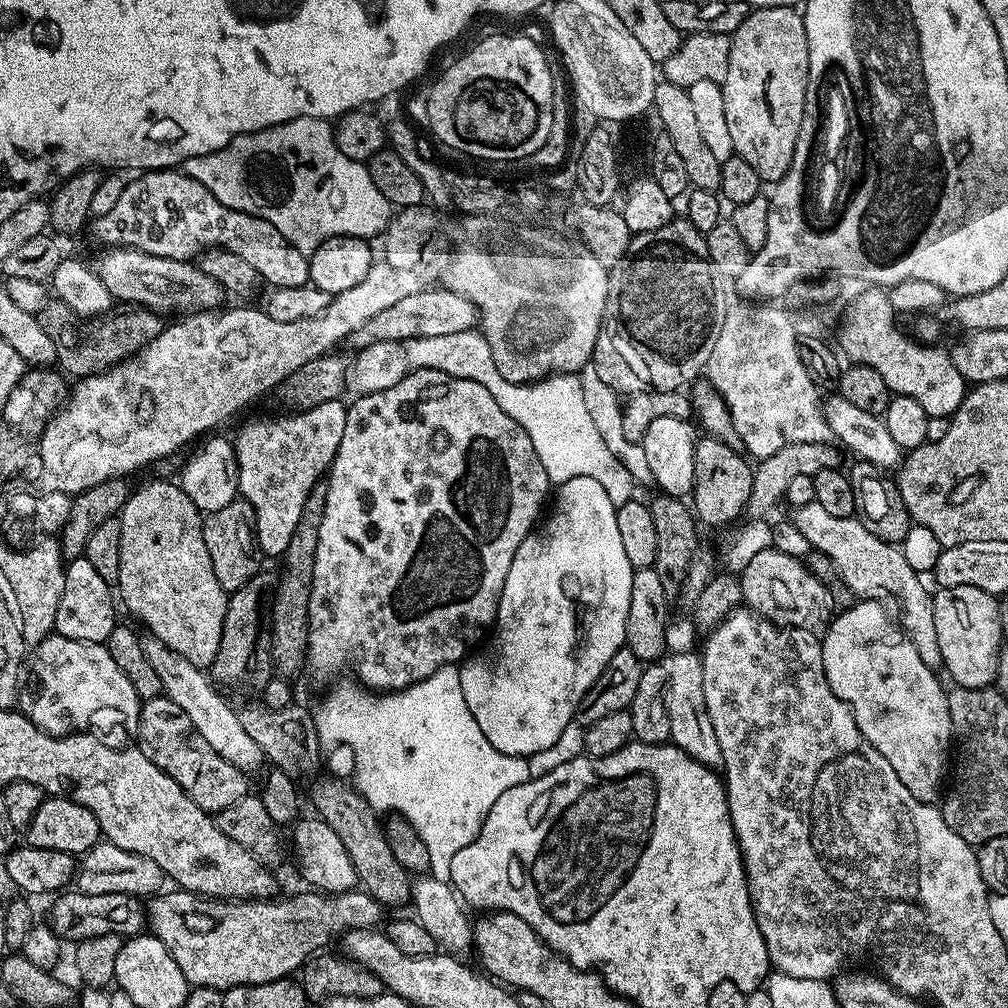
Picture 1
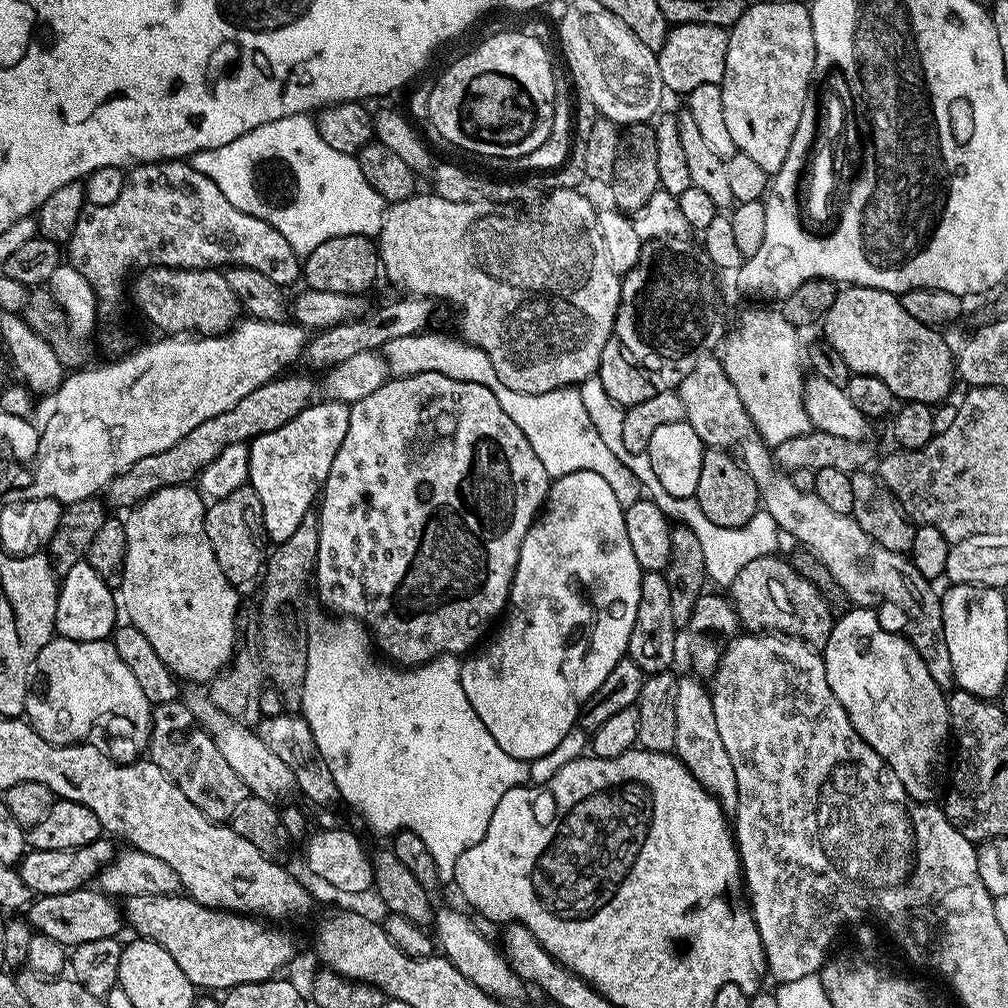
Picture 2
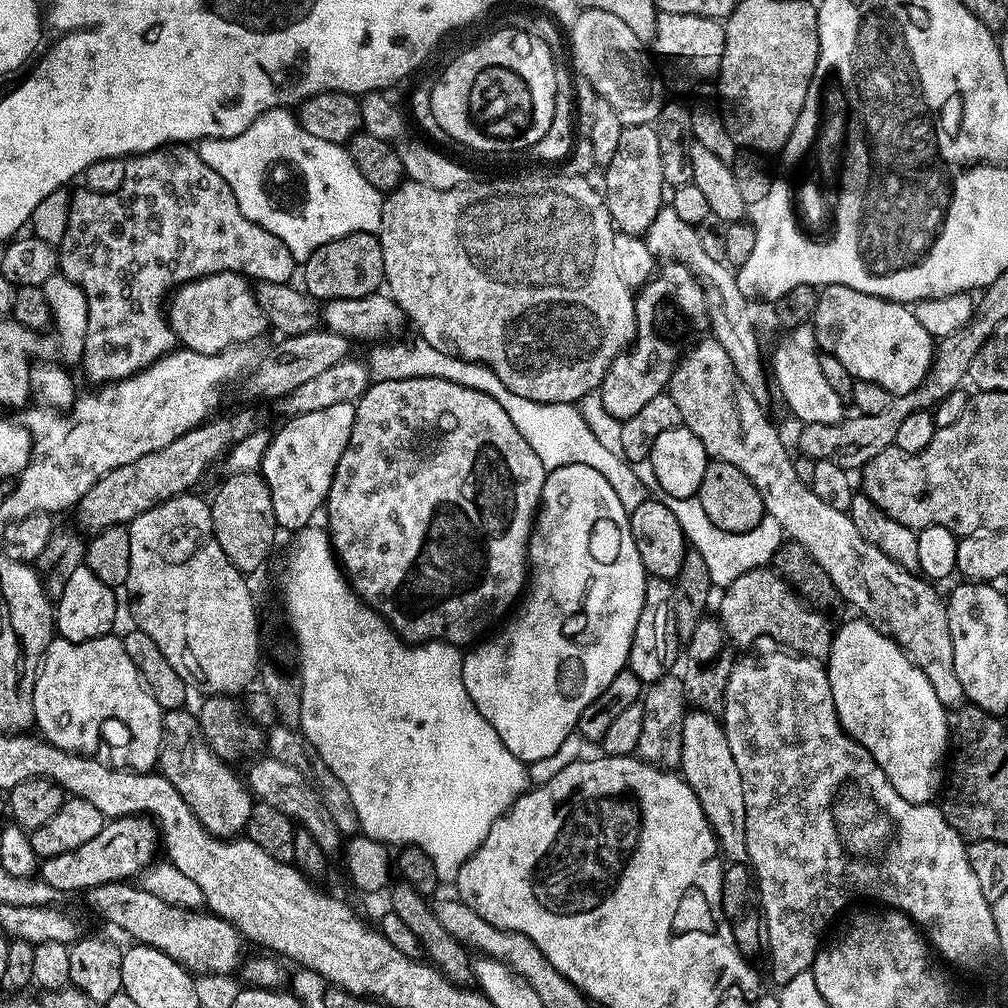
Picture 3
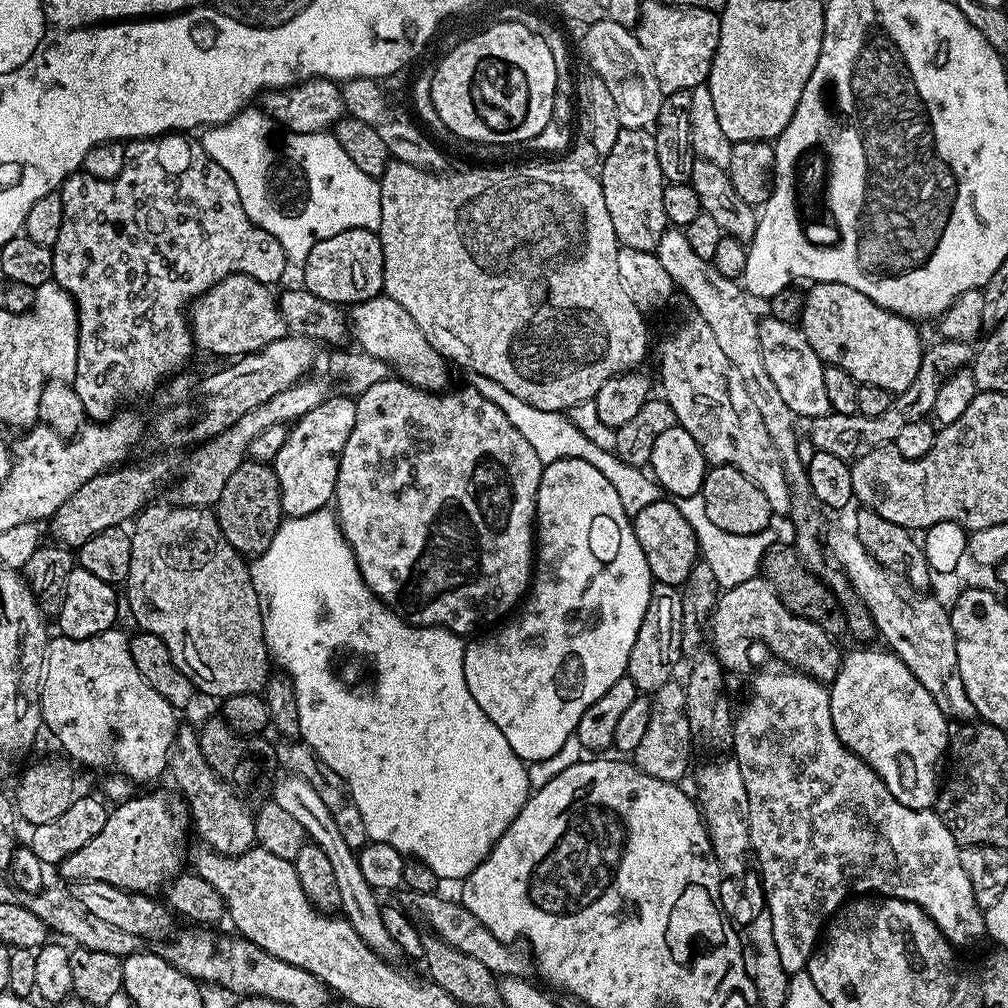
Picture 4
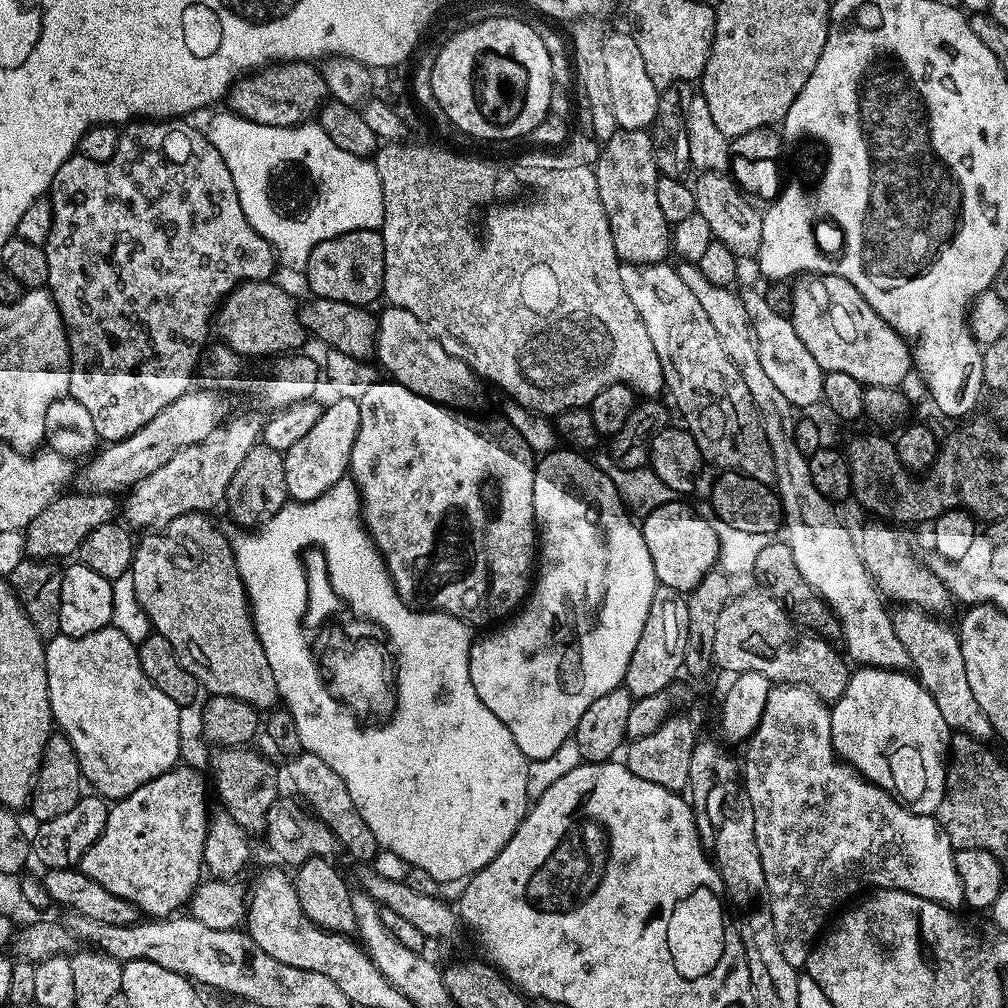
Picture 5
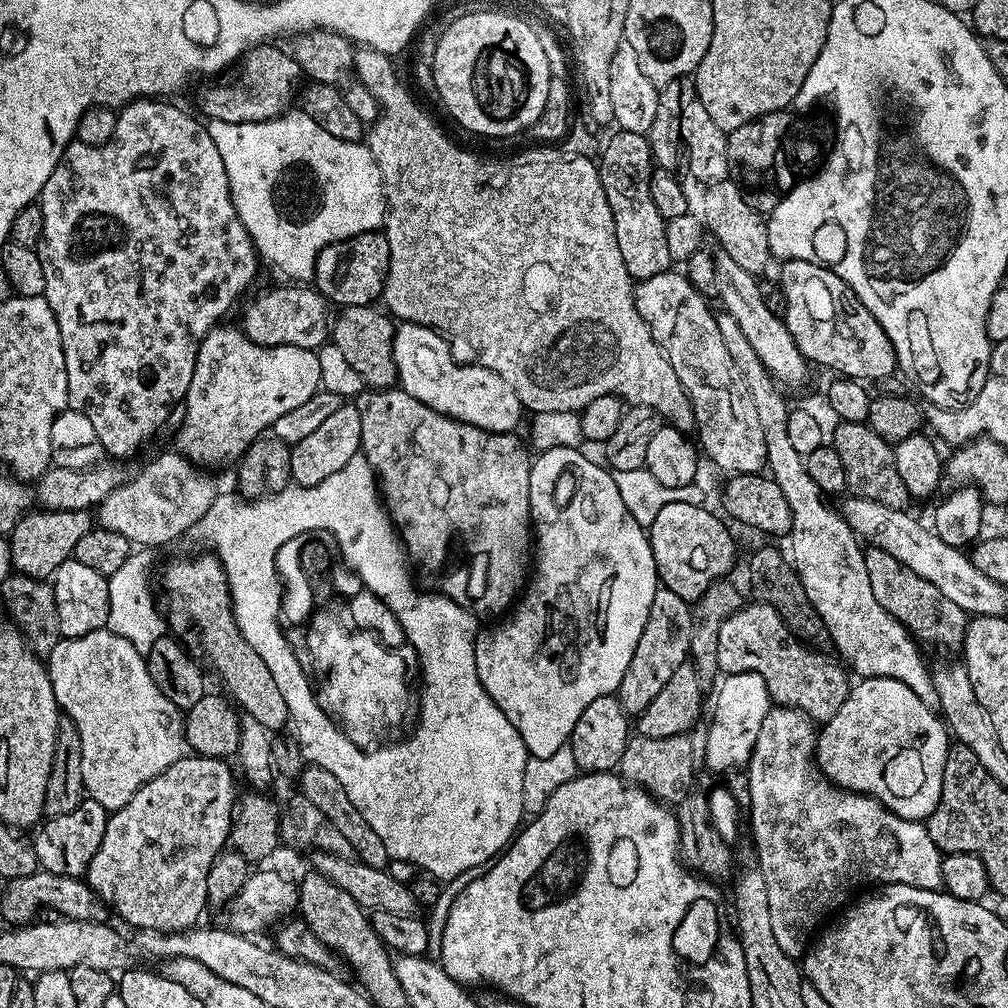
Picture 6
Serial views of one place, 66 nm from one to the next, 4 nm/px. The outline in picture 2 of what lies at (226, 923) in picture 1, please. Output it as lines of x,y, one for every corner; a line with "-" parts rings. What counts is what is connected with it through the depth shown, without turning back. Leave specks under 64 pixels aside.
138,894
137,896
127,897
123,901
122,911
124,919
136,931
135,935
142,940
149,940
158,946
162,946
162,950
166,950
166,954
170,954
170,958
174,958
174,962
178,962
178,967
182,969
182,974
186,974
186,978
192,980
192,984
197,990
214,990
210,988
224,988
223,990
231,990
249,984
250,982
262,982
263,980
271,980
292,960
292,955
296,952
296,944
292,941
292,936
288,932
283,932
283,927
273,926
271,923
265,922
263,919
254,916
245,916
238,912
230,912
222,908
211,908
205,904
200,904
198,901
193,900
187,894
177,894
175,896
159,896
158,894

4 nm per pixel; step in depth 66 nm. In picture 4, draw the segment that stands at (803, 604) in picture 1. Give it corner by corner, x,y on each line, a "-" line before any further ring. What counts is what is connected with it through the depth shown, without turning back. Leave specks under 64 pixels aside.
757,576
742,582
741,585
733,588
726,588
721,591
716,598
716,609
712,612
710,621
710,648
716,653
717,659
723,669
744,668
748,664
748,647
751,646
752,640
757,640
760,644
765,644
774,655
780,660
785,660
787,667
792,670
799,670
808,676
821,682
830,682
838,674
842,663
842,651
835,639
822,630
814,622
794,614
785,606
779,598
776,597
774,586
763,576

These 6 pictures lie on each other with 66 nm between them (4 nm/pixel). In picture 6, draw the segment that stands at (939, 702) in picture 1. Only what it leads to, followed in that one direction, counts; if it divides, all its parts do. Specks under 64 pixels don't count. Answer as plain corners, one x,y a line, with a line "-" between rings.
872,676
856,683
849,687
846,702
842,702
838,714
823,721
816,737
814,759
821,777
837,788
881,800
891,812
902,818
927,821
942,794
942,770
950,747
950,733
945,721
909,686
894,678

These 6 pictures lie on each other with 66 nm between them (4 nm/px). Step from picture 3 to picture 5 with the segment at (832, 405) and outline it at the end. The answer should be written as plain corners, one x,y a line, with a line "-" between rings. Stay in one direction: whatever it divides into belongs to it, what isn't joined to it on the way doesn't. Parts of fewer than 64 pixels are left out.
763,291
743,293
742,299
752,327
752,339
758,346
758,358
766,369
766,375
798,410
804,410
811,404
819,405
824,395
825,371
818,366
818,362
814,362
810,350
802,346
802,338
798,338
798,330
794,330
791,319
770,310

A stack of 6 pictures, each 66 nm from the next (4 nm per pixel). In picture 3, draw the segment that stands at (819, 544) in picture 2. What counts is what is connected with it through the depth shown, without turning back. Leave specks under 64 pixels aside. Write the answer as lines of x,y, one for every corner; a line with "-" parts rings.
705,338
697,348
692,348
688,353
679,357
676,369
672,371
672,377
668,383
666,394
674,398
678,405
678,414
683,427
688,428
702,442
712,460
730,462
730,466
738,466
750,482
762,494
765,513
773,516
778,525
784,531
785,537
797,540
830,574
830,582
838,586
842,598
852,607
857,608
857,613
863,614
871,623
875,624
881,632
887,632
909,656
912,661
930,678
930,686
934,686
934,694
938,694
938,702
942,702
945,709
951,710
965,703
962,682
958,682
958,674
954,674
954,642
950,642
950,622
948,621
948,605
943,595
935,592
933,585
927,579
921,578
913,569
898,566
878,546
866,542
862,534
858,534
858,526
854,526
847,512
834,510
834,506
826,506
814,490
794,474
792,465
793,453
784,449
784,440
776,433
774,425
768,421
768,416
763,412
761,401
755,400
746,390
746,386
738,378
734,370
734,362
730,362
730,354
722,350
719,342
711,338

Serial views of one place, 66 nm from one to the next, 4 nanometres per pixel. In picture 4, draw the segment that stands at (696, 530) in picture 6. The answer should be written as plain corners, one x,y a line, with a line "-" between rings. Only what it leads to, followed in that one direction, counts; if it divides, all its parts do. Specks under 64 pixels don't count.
661,498
658,502
650,502
650,506
638,510
638,514
631,517
631,522
638,546
642,546
642,554
646,554
646,566
650,566
653,581
683,585
692,567
698,563
698,547
695,530
682,516
675,499

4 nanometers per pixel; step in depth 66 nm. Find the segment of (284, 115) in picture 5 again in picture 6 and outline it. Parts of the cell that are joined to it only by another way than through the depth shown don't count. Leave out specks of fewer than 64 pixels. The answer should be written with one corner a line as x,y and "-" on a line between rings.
275,43
255,44
248,49
231,69
232,84
216,84
213,88
202,89
196,96
196,104
201,112
199,115
208,120
245,124
273,120
275,116
283,116
289,111
293,107
292,99
295,96
297,99
302,73
291,54
272,44

